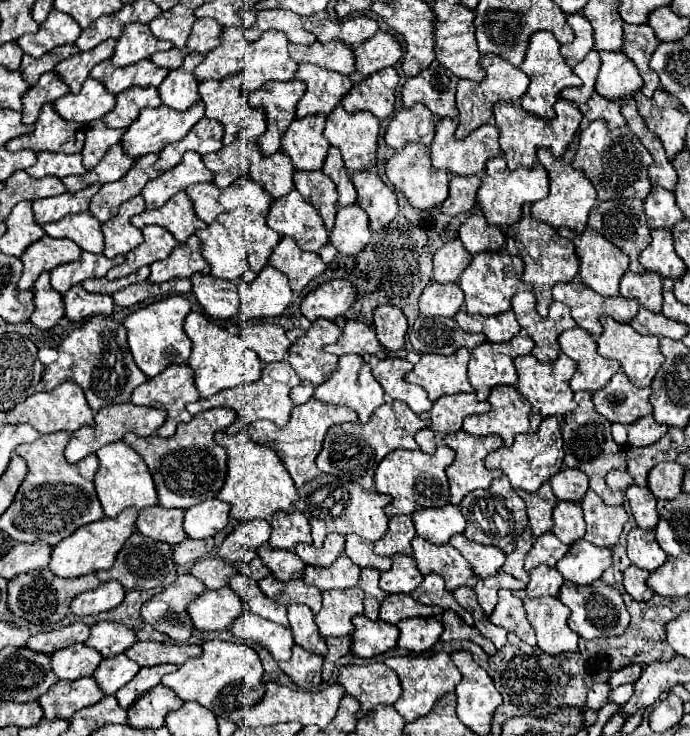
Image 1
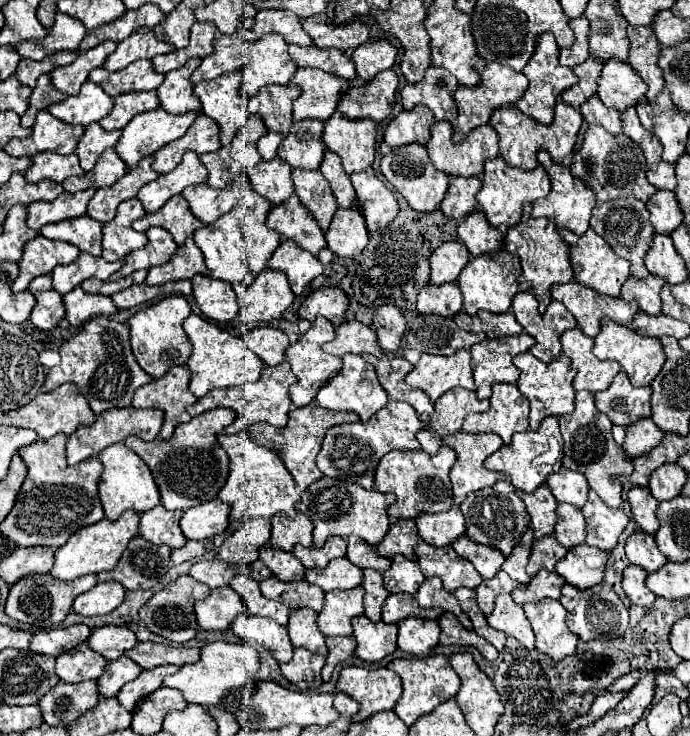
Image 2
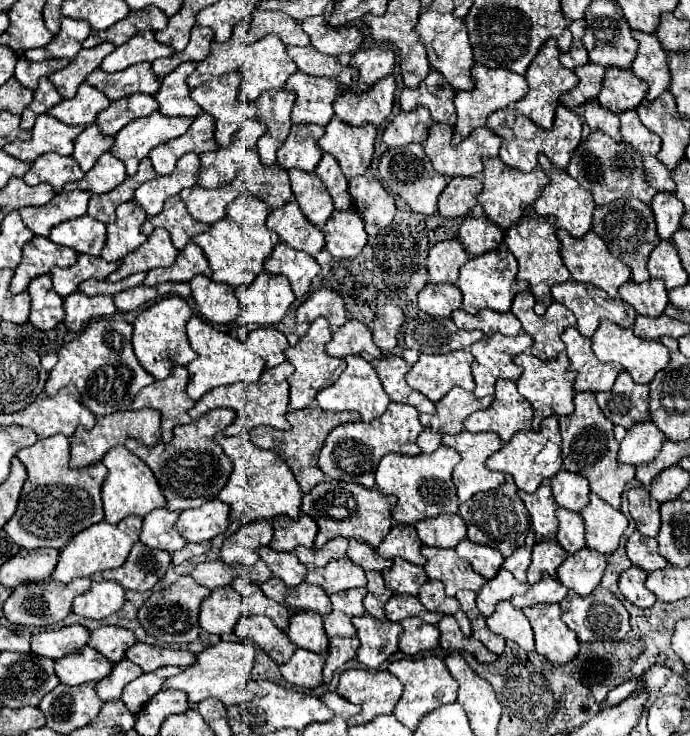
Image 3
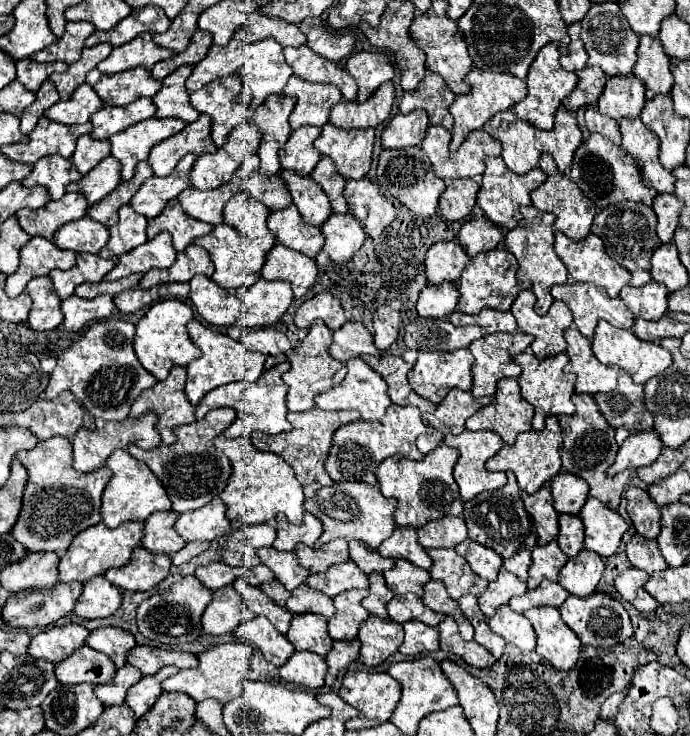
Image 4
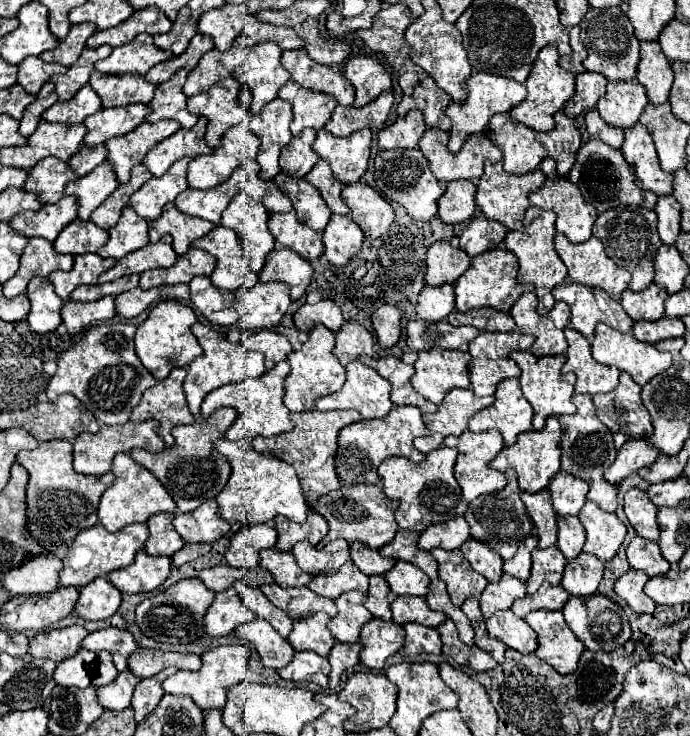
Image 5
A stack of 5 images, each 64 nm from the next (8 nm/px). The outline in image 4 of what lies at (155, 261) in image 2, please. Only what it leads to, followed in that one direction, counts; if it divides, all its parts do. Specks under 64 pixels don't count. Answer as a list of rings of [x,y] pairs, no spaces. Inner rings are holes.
[[[162,230],[156,238],[144,242],[142,246],[120,256],[118,266],[114,266],[104,276],[104,280],[114,282],[114,280],[124,278],[134,272],[148,272],[152,268],[170,268],[174,264],[174,260],[176,260],[176,256],[174,256],[172,238],[166,230]]]

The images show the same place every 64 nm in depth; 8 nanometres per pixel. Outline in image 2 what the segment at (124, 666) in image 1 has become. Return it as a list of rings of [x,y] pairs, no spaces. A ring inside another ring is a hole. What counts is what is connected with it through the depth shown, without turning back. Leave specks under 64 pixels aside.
[[[120,656],[116,660],[110,660],[102,672],[102,676],[96,680],[98,682],[98,692],[104,698],[116,696],[120,692],[120,688],[128,682],[132,682],[138,674],[142,672],[142,668],[130,660],[128,656]]]

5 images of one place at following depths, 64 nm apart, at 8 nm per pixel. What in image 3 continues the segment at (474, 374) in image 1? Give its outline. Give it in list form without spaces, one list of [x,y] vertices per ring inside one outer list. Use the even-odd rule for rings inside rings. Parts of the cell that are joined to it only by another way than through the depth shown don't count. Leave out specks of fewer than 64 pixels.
[[[520,332],[518,336],[504,336],[494,334],[490,338],[482,338],[480,342],[472,344],[470,352],[474,356],[472,374],[476,380],[474,394],[478,398],[492,396],[494,384],[500,378],[506,380],[518,380],[522,374],[522,368],[518,368],[512,360],[514,356],[526,352],[532,346],[532,336]]]

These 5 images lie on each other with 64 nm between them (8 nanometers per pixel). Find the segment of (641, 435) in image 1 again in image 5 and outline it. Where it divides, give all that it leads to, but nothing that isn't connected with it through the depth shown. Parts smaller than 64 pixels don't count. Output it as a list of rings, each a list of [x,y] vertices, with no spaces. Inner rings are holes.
[[[630,438],[624,442],[624,446],[618,450],[618,456],[614,464],[604,472],[604,478],[610,484],[620,484],[626,476],[632,472],[652,464],[658,458],[660,452],[648,444],[648,438]]]

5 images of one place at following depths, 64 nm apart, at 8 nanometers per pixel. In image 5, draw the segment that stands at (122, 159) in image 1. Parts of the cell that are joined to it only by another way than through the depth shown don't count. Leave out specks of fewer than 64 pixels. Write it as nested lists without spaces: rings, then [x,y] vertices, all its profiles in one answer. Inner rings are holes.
[[[102,162],[88,176],[68,182],[64,188],[64,194],[78,198],[78,204],[80,204],[78,218],[88,220],[90,212],[96,210],[98,204],[104,198],[108,198],[116,188],[118,188],[118,180],[116,180],[116,172],[114,172],[112,164]]]

